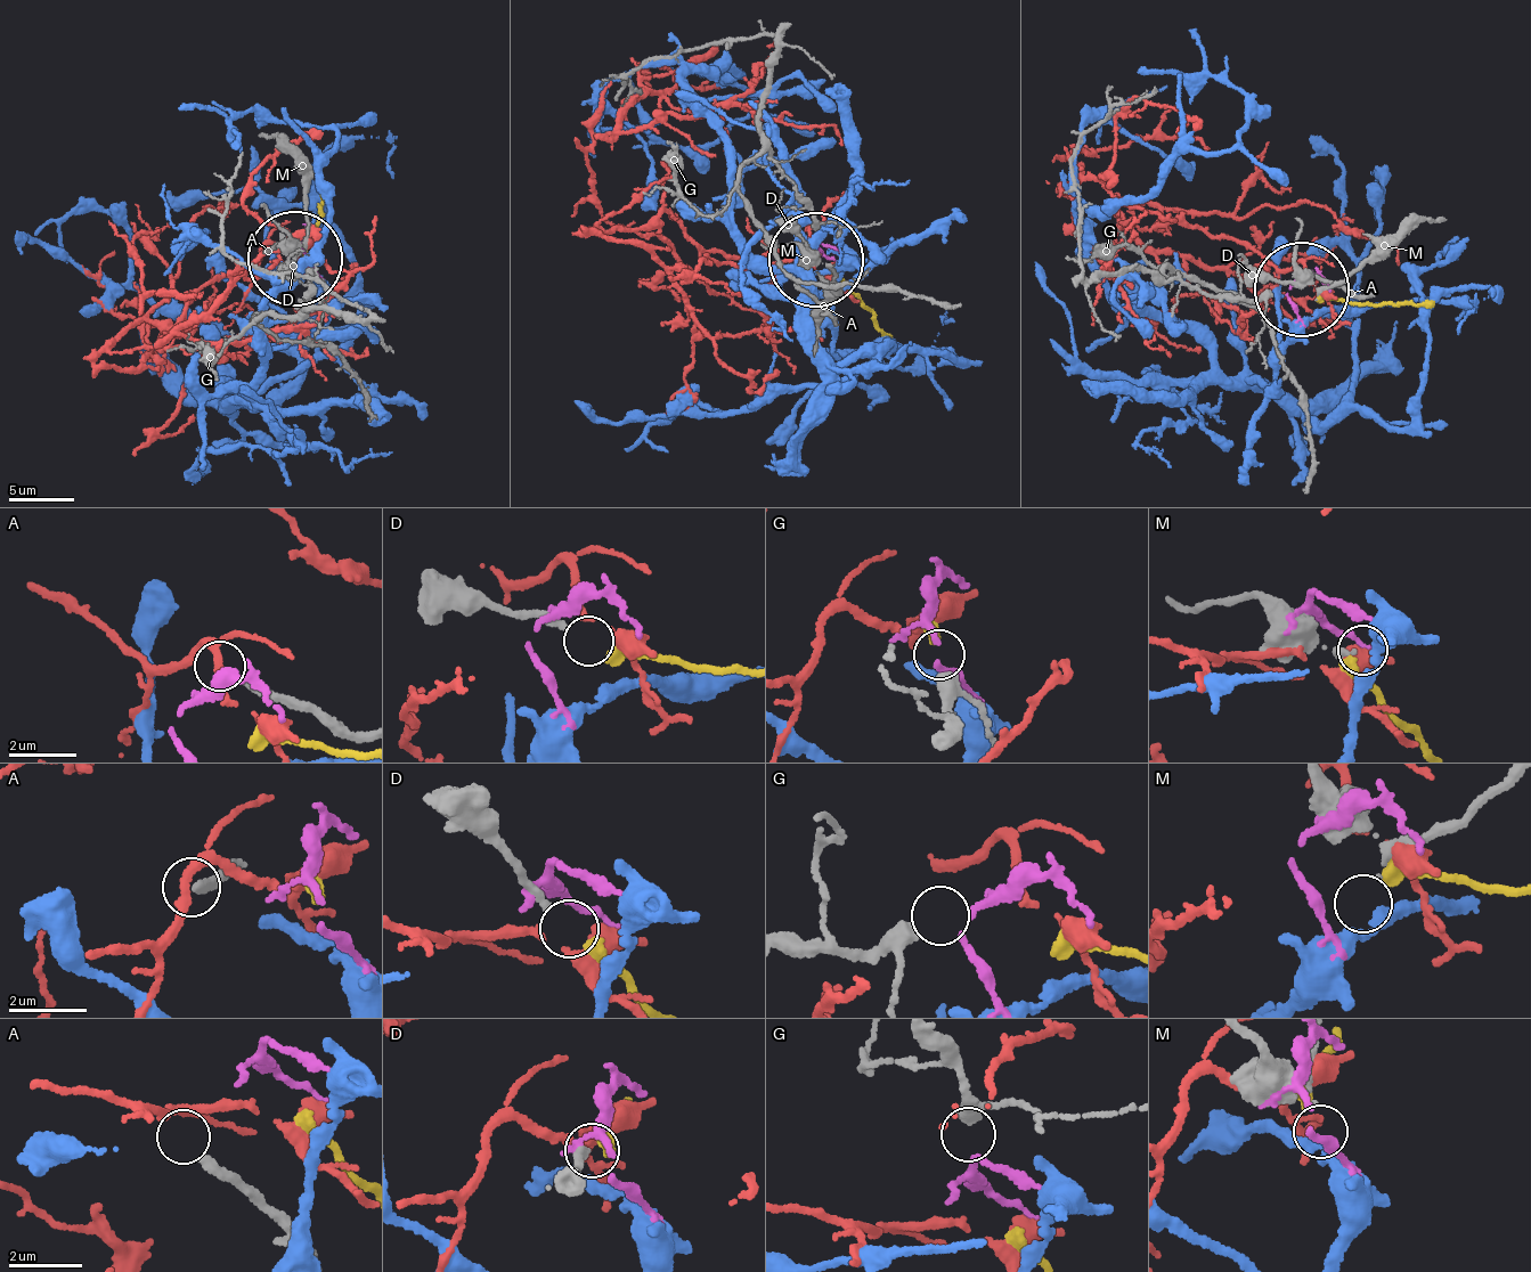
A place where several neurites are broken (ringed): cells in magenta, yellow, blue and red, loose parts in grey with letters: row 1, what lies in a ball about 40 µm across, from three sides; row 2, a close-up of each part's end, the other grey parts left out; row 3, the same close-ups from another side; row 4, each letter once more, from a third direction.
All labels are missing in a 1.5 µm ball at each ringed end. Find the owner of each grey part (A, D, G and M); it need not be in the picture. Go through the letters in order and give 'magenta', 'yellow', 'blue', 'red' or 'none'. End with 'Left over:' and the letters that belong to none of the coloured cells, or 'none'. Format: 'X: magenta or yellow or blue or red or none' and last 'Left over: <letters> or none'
A: none
D: yellow
G: magenta
M: blue
Left over: A

